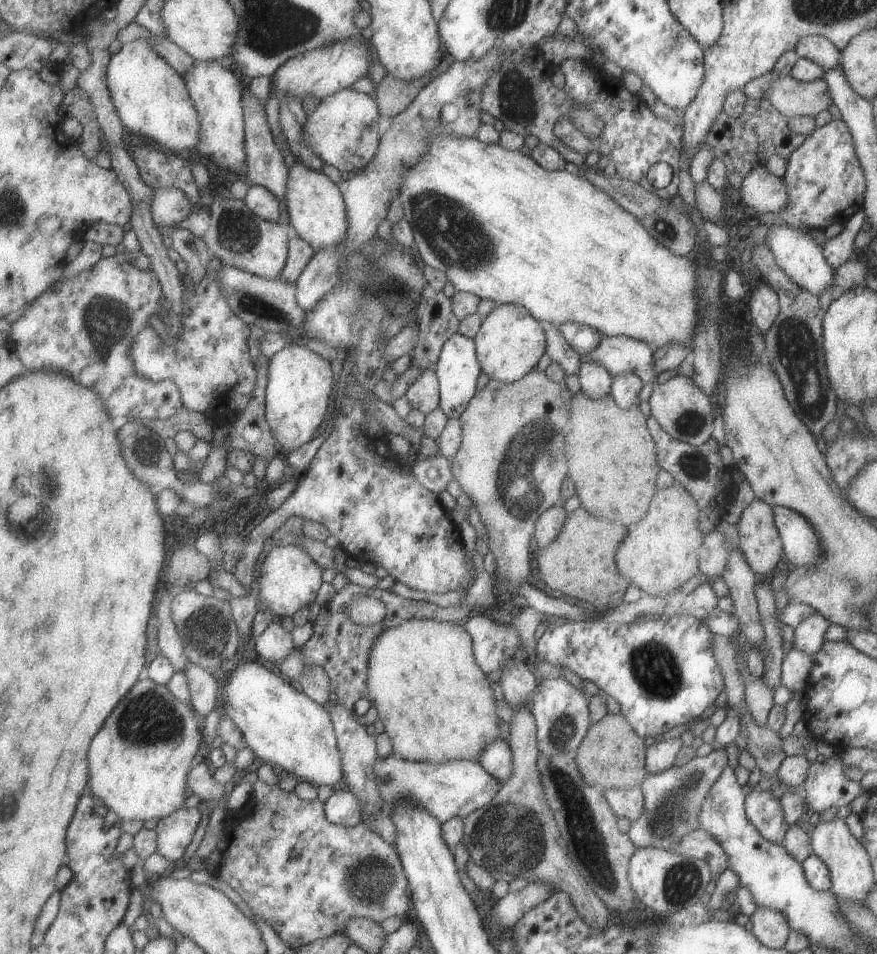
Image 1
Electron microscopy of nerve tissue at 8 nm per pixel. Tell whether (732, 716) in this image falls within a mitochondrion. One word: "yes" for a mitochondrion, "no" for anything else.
no

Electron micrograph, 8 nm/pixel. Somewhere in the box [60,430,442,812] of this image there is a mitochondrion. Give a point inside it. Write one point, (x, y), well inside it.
(146, 720)

